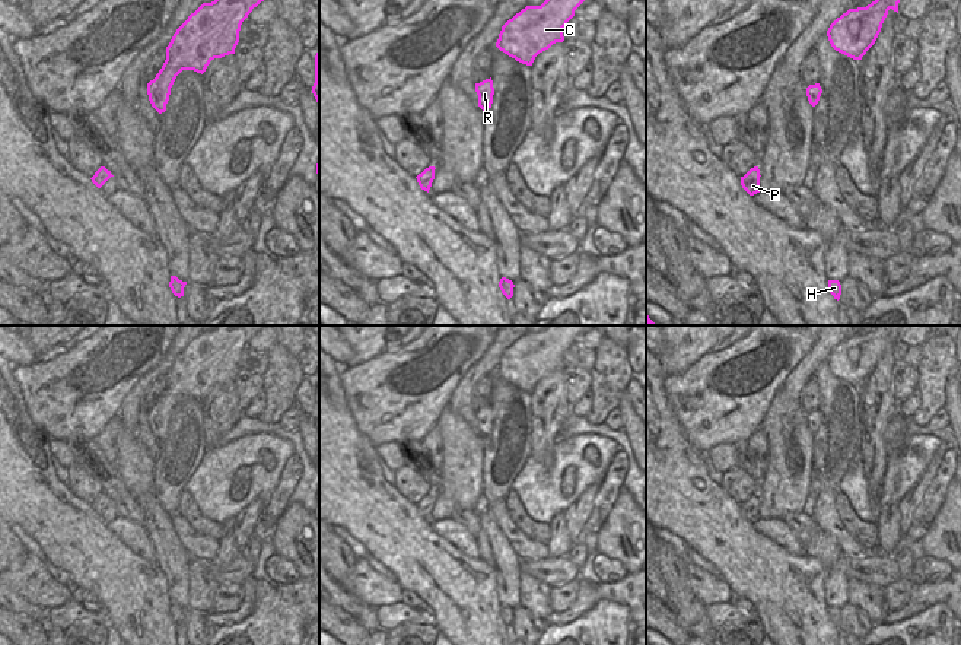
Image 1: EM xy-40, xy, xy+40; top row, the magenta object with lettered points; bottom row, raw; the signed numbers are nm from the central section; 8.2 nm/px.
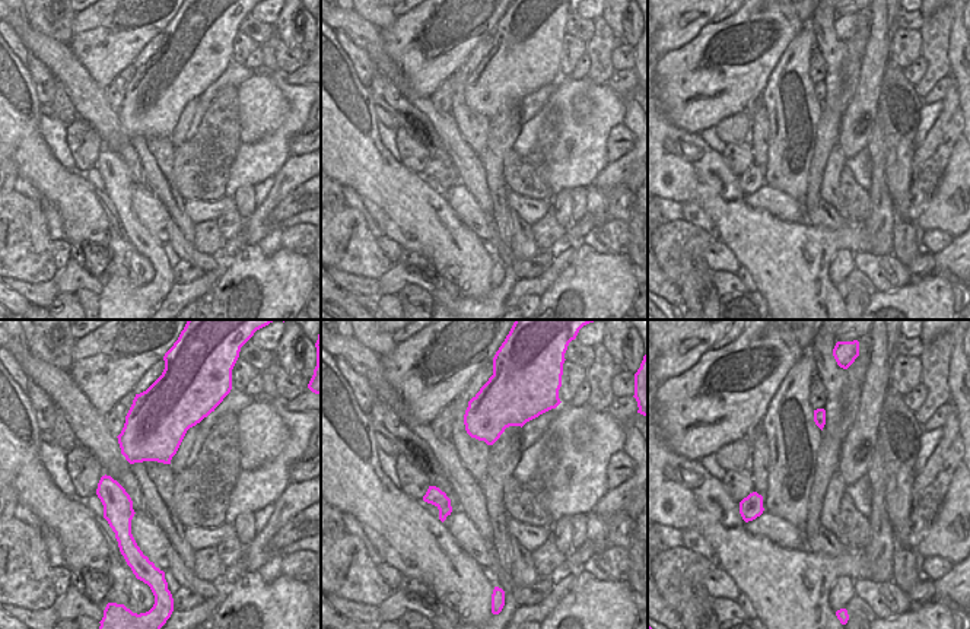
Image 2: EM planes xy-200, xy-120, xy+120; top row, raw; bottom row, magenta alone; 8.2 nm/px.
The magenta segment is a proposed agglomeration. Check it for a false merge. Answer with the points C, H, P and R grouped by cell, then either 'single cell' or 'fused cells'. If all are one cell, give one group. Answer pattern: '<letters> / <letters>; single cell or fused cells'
C H P R; single cell

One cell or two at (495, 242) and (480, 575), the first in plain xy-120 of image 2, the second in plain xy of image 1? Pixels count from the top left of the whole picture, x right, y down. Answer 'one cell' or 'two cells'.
two cells

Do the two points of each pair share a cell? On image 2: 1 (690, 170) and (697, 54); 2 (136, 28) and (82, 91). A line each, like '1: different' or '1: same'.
1: different
2: different

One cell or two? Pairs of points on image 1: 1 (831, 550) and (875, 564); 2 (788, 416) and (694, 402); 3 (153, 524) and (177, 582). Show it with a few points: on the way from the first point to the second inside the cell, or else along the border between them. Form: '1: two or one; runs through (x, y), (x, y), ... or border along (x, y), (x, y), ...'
1: two; border along (842, 555), (836, 566), (847, 578)
2: two; border along (782, 385), (759, 426)
3: one; runs through (164, 539), (175, 568)

